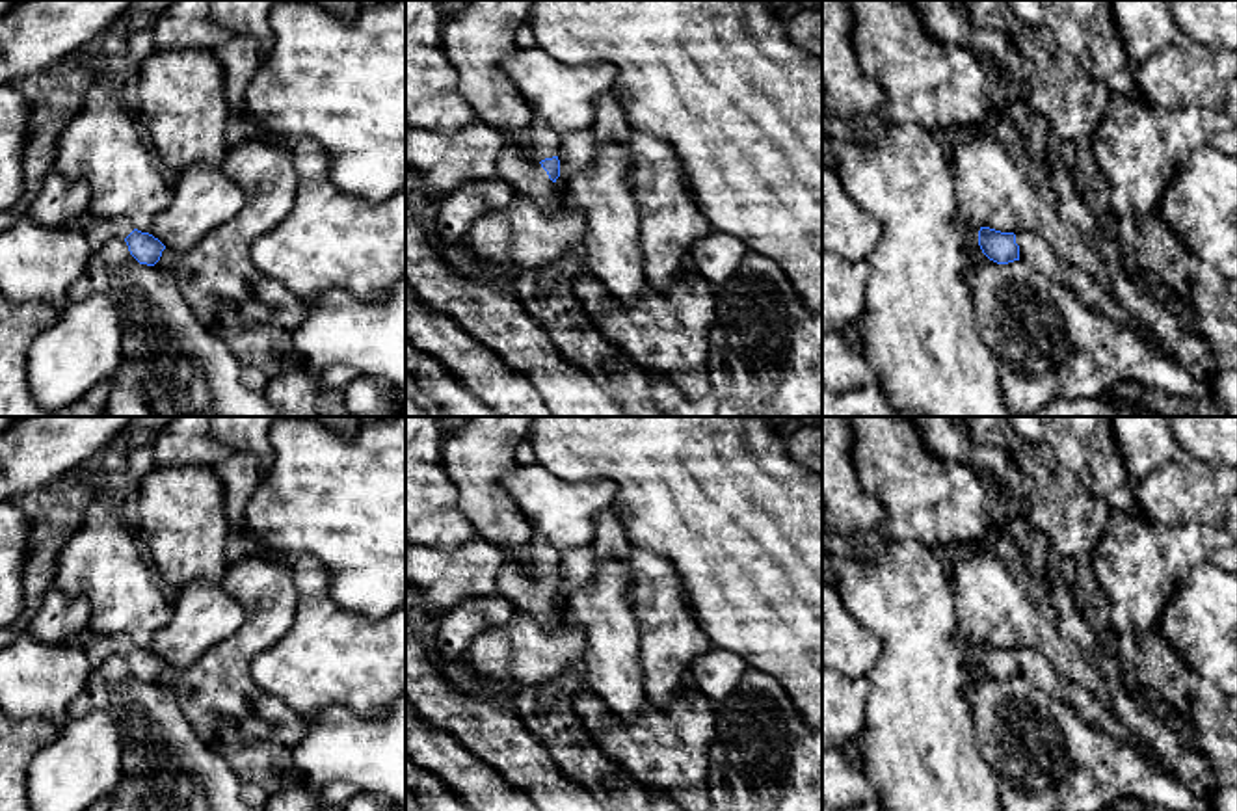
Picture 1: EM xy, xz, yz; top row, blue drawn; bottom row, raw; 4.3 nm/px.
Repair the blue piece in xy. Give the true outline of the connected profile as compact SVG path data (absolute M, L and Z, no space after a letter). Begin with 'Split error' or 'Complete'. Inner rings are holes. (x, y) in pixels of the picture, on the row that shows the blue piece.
Split error. M89 210L78 221L82 234L93 253L100 251L110 240L123 238L130 255L147 266L154 266L166 246L149 233L138 231L130 221L97 218Z

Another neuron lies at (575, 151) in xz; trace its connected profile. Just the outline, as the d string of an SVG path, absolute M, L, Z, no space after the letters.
M584 128L584 130L562 134L560 149L556 156L560 160L560 177L554 182L554 193L569 197L567 179L575 171L582 169L593 156L592 130Z

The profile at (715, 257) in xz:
M712 231L694 244L688 266L712 286L724 285L738 270L748 253L750 249L740 238Z

